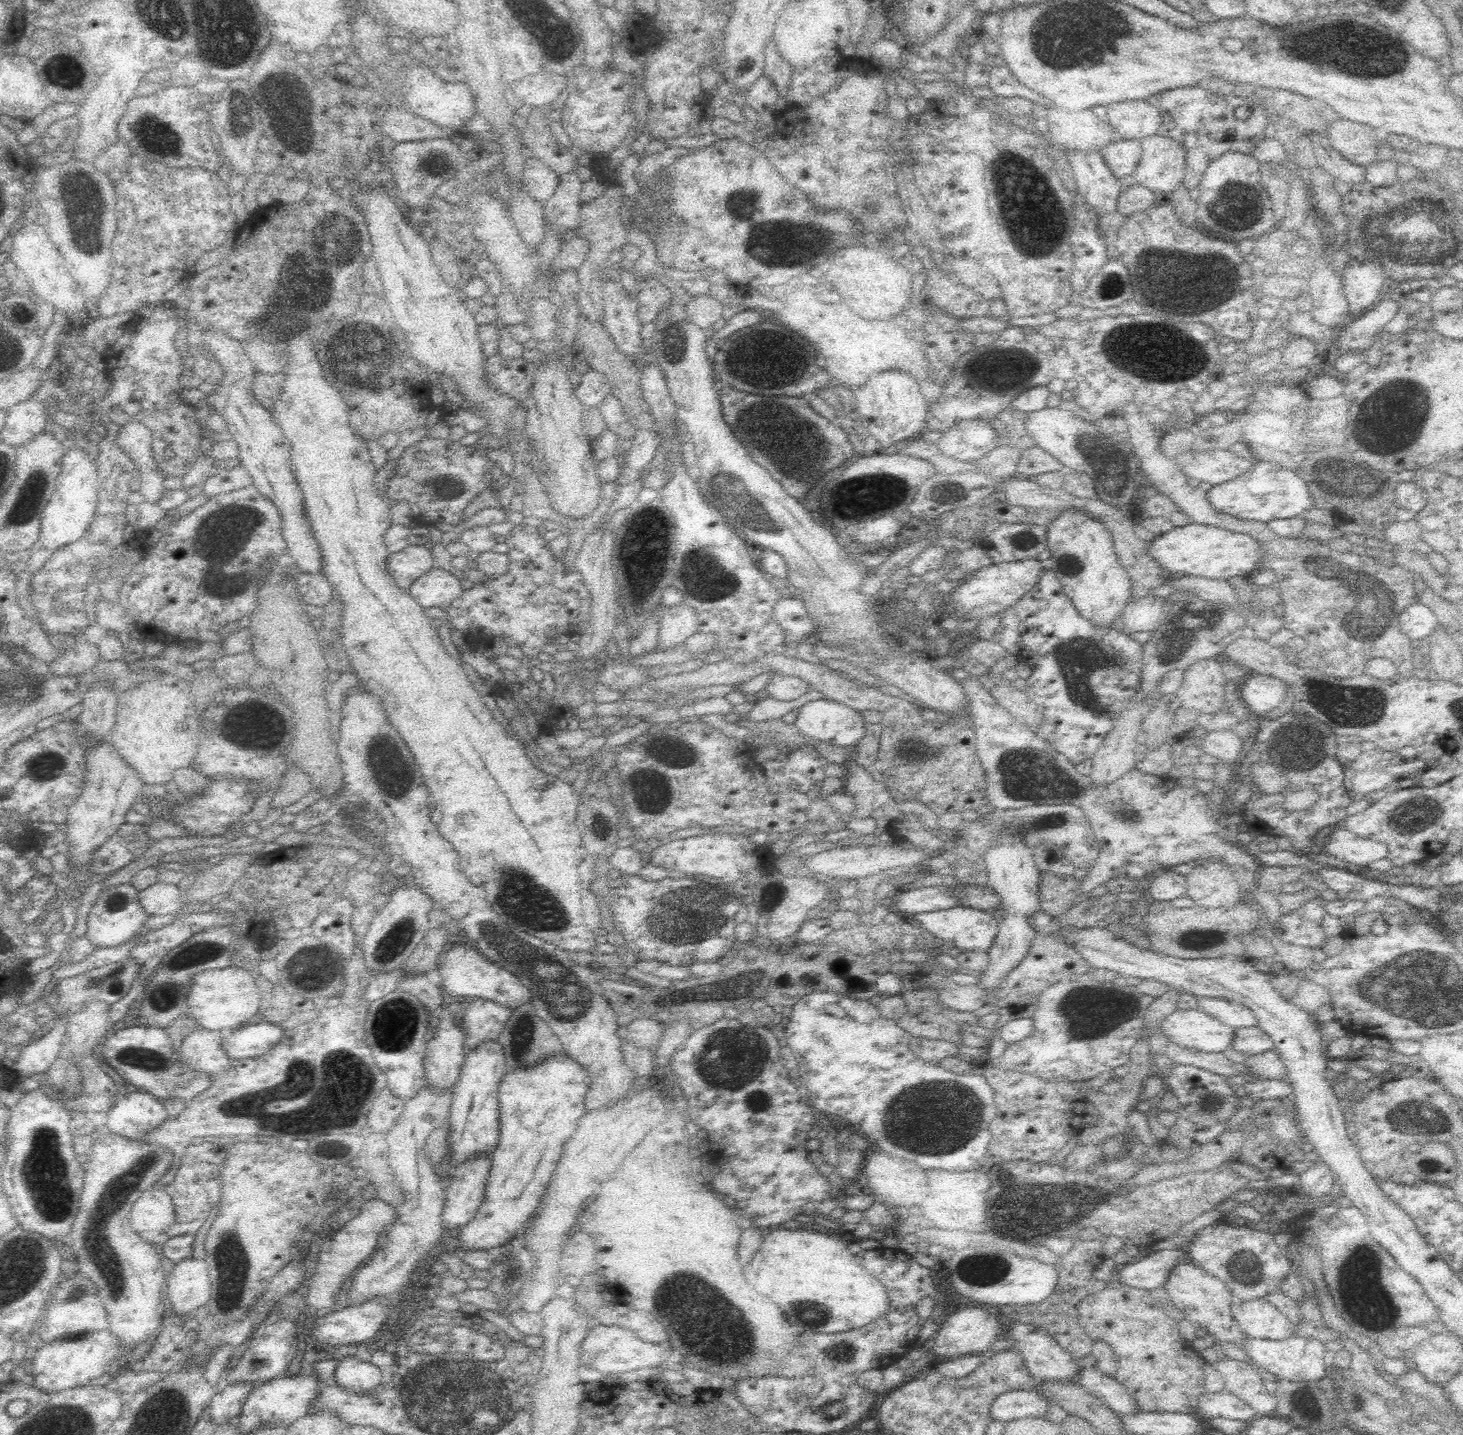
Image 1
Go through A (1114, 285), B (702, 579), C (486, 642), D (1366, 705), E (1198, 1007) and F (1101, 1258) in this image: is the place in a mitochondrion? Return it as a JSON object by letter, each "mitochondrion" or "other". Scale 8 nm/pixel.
{"A":"mitochondrion","B":"mitochondrion","C":"other","D":"mitochondrion","E":"other","F":"other"}

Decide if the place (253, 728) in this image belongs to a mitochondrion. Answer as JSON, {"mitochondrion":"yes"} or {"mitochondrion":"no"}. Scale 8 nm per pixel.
{"mitochondrion":"yes"}

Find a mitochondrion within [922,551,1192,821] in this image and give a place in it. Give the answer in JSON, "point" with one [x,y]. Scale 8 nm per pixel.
{"point":[1029,773]}

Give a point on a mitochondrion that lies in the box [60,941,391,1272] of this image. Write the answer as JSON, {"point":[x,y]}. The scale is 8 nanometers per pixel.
{"point":[304,1099]}

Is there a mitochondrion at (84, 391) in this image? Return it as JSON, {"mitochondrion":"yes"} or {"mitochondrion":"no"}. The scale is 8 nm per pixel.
{"mitochondrion":"no"}

